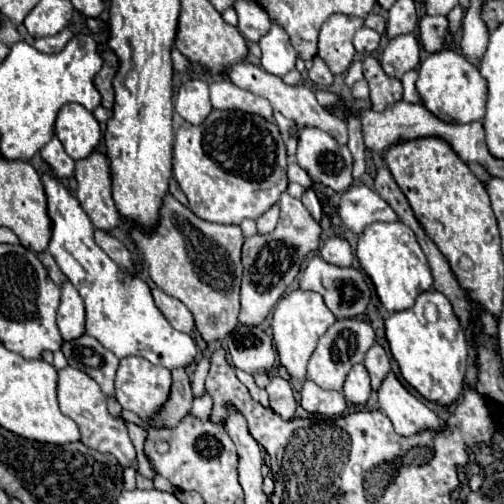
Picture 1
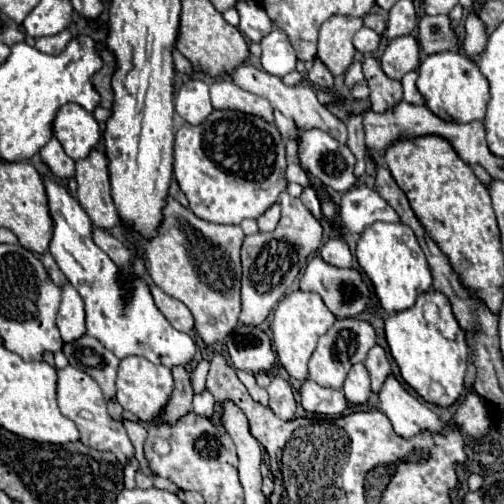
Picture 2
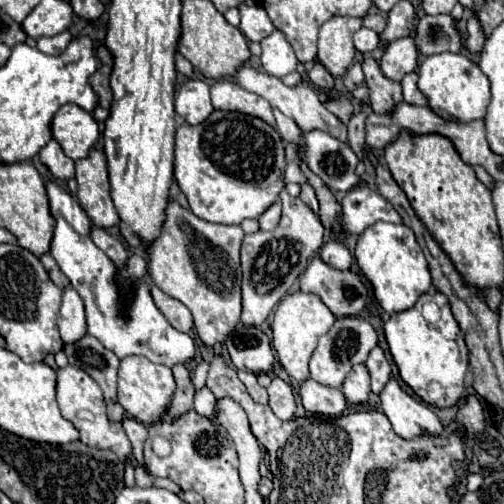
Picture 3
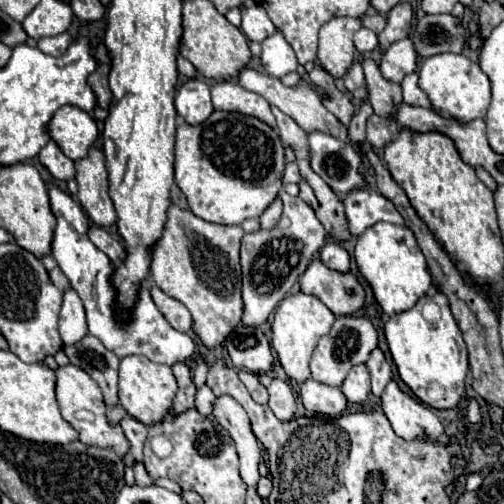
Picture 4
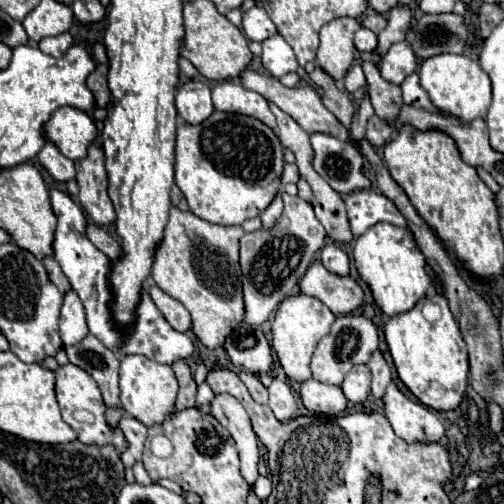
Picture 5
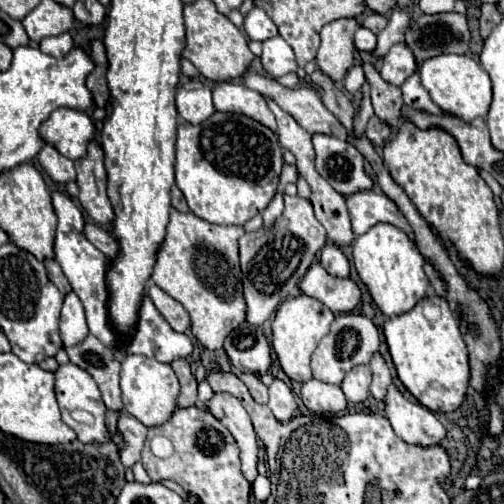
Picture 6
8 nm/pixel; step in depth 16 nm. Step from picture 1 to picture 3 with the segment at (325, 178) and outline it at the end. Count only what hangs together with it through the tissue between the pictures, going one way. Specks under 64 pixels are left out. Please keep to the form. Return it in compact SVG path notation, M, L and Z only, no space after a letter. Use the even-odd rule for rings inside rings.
M322 130L304 132L304 148L302 148L304 164L332 190L348 192L360 178L356 176L358 158L350 148L342 148L342 144Z

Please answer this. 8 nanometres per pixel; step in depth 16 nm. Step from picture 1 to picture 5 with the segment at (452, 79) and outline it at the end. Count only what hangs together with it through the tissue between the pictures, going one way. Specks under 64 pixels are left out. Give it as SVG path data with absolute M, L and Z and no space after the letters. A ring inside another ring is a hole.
M438 54L426 58L420 64L420 86L428 92L432 104L444 116L454 116L464 122L470 122L474 118L484 118L488 112L488 104L492 100L488 74L480 68L478 62L470 60L464 54Z

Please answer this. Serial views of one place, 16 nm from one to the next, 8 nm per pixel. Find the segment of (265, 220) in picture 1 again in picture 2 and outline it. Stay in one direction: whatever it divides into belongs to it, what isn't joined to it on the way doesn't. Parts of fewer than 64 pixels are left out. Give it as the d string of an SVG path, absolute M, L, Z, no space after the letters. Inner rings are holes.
M274 204L258 218L258 232L272 232L272 228L276 228L278 224L278 218L280 218L280 204Z

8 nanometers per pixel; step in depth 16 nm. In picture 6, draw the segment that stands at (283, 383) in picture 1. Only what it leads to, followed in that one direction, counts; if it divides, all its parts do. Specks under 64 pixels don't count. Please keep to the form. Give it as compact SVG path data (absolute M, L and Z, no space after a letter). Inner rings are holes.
M278 378L268 386L268 390L270 390L270 400L268 400L270 410L274 412L274 416L280 422L288 422L296 414L296 410L298 410L292 390L288 388L288 384L284 384Z

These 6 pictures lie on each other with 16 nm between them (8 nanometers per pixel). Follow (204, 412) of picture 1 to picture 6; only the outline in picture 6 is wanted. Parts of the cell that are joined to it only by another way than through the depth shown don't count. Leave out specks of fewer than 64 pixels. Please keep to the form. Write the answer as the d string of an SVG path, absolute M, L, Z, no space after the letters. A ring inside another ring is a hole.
M204 380L204 382L198 386L198 404L200 404L200 408L202 408L202 410L208 410L206 402L208 402L208 400L212 400L212 396L214 396L214 392L212 392L210 384Z

